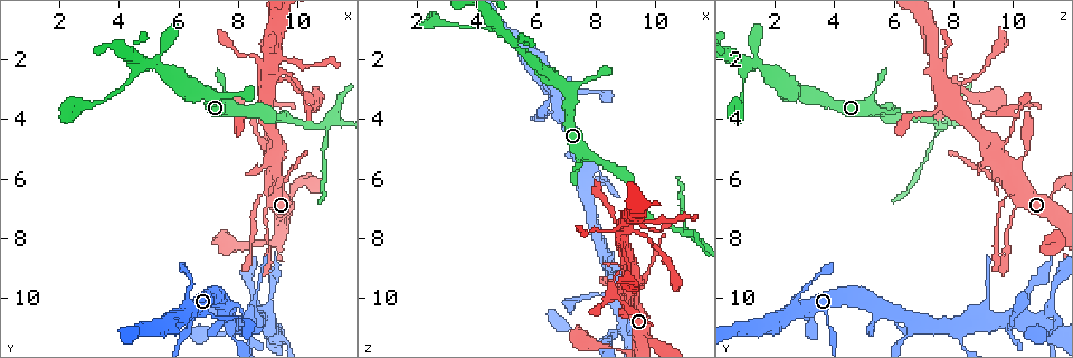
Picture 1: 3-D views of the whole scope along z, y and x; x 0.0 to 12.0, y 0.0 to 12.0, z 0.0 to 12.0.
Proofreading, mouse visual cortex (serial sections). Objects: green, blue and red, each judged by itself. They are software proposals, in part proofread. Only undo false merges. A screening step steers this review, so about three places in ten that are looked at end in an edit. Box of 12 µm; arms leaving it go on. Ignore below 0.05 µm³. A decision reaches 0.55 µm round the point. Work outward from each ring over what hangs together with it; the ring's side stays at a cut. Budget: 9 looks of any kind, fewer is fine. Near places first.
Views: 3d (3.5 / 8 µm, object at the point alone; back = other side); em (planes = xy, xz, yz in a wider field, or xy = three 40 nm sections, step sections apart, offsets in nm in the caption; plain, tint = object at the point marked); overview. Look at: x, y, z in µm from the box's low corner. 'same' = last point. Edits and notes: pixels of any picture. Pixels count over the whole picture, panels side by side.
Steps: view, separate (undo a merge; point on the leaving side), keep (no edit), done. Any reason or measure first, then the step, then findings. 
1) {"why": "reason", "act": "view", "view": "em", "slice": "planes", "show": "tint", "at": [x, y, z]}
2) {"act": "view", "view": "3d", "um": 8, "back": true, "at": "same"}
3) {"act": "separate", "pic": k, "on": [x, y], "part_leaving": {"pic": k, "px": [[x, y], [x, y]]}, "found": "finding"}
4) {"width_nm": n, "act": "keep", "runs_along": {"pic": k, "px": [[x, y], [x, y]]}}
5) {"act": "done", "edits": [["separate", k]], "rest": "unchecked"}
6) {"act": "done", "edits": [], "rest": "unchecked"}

{"why": "thin arm on a thick one", "act": "view", "view": "3d", "um": 3.5, "at": [6.3, 10.1, 2.7]}

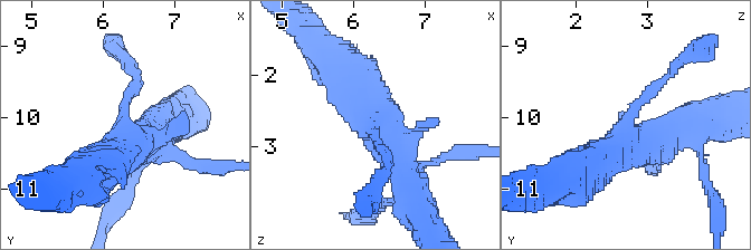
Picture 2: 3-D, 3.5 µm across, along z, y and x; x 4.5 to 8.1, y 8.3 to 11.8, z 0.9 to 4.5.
{"why": "need the tissue", "act": "view", "view": "em", "slice": "xy", "step": 3, "show": "tint", "at": [6.25, 10.20, 2.70]}

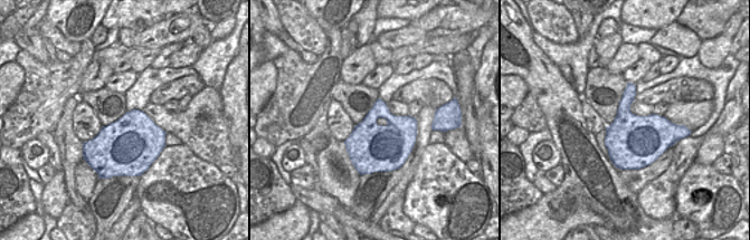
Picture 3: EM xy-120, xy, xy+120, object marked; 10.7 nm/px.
{"why": "cut it another way", "act": "view", "view": "em", "slice": "xy", "step": 5, "show": "tint", "at": "same"}

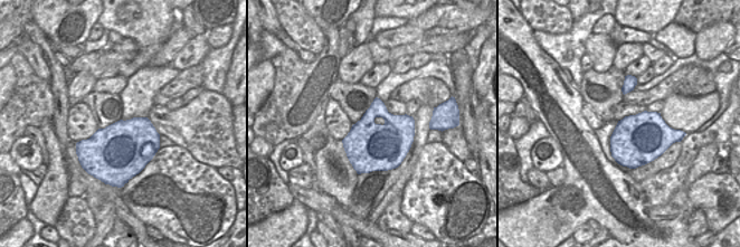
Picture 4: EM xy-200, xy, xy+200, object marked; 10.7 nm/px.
{"act": "keep", "runs_along": {"pic": 2, "px": [[410, 190], [369, 111], [338, 82]]}, "found": "continuous, no second cell"}

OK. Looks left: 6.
{"why": "four arms meet", "act": "view", "view": "3d", "um": 3.5, "at": [10.9, 4.2, 7.8]}

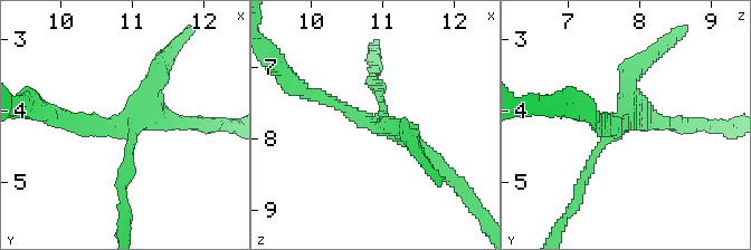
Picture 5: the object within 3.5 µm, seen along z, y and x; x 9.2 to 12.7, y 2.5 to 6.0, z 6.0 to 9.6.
{"arms": 4, "arm_widths_nm": [150, 150, 200, 250], "act": "view", "view": "em", "slice": "planes", "show": "plain", "at": [10.95, 4.25, 7.75]}

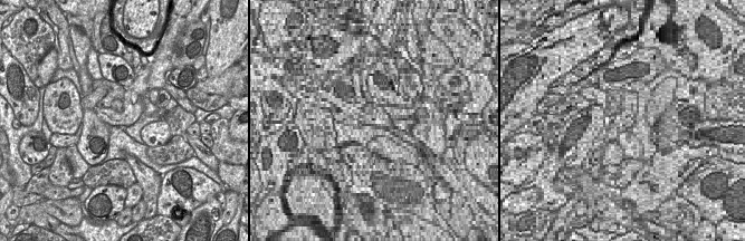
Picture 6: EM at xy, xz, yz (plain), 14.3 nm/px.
{"why": "where the object lies", "act": "view", "view": "em", "slice": "planes", "show": "tint", "at": "same"}

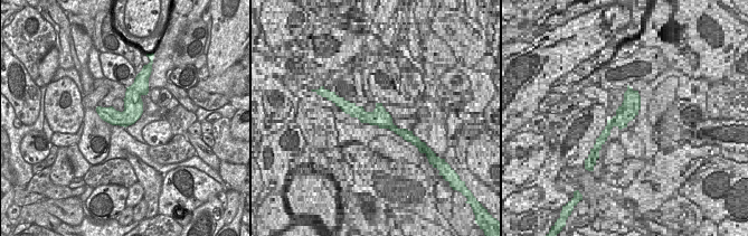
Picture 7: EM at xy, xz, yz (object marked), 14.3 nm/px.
{"act": "keep", "runs_along": {"pic": 5, "px": [[60, 117], [126, 128], [161, 66]]}, "found": "continuous, no second cell"}

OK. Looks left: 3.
{"why": "four-way junction", "act": "view", "view": "3d", "um": 3.5, "at": [9.1, 5.9, 9.8]}

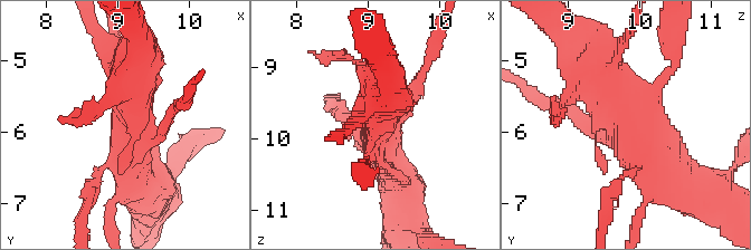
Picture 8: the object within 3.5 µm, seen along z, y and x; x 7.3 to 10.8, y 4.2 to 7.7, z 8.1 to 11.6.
{"why": "now the EM", "act": "view", "view": "em", "slice": "xy", "step": 2, "show": "tint", "at": [9.15, 5.95, 9.85]}

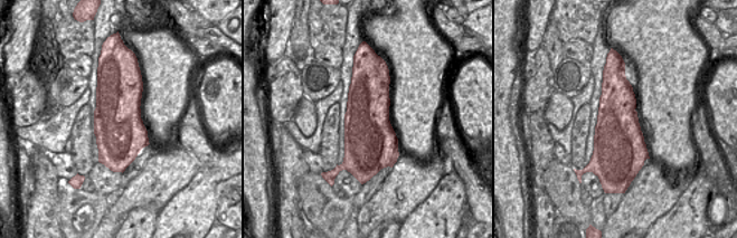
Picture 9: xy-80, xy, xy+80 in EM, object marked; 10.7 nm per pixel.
{"act": "keep", "runs_along": {"pic": 8, "px": [[681, 195], [635, 151], [598, 78]]}, "found": "one cell here"}

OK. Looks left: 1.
{"act": "done", "edits": [], "rest": "unchecked"}

